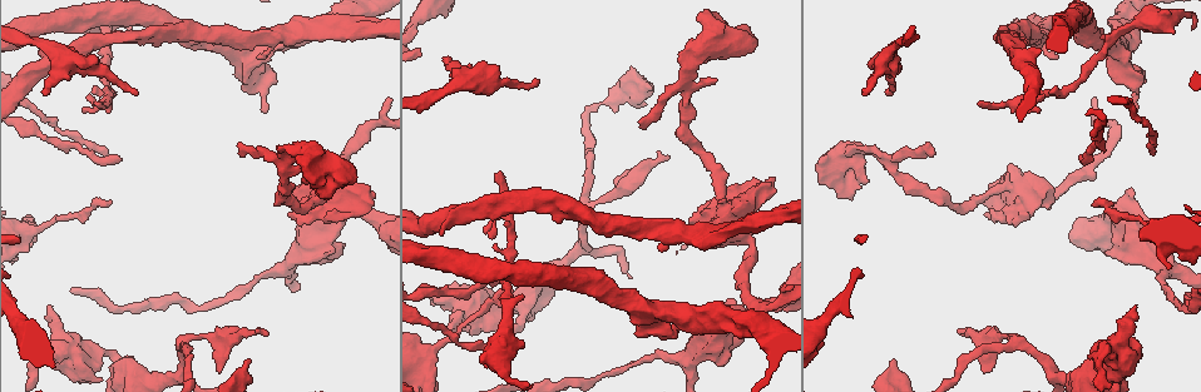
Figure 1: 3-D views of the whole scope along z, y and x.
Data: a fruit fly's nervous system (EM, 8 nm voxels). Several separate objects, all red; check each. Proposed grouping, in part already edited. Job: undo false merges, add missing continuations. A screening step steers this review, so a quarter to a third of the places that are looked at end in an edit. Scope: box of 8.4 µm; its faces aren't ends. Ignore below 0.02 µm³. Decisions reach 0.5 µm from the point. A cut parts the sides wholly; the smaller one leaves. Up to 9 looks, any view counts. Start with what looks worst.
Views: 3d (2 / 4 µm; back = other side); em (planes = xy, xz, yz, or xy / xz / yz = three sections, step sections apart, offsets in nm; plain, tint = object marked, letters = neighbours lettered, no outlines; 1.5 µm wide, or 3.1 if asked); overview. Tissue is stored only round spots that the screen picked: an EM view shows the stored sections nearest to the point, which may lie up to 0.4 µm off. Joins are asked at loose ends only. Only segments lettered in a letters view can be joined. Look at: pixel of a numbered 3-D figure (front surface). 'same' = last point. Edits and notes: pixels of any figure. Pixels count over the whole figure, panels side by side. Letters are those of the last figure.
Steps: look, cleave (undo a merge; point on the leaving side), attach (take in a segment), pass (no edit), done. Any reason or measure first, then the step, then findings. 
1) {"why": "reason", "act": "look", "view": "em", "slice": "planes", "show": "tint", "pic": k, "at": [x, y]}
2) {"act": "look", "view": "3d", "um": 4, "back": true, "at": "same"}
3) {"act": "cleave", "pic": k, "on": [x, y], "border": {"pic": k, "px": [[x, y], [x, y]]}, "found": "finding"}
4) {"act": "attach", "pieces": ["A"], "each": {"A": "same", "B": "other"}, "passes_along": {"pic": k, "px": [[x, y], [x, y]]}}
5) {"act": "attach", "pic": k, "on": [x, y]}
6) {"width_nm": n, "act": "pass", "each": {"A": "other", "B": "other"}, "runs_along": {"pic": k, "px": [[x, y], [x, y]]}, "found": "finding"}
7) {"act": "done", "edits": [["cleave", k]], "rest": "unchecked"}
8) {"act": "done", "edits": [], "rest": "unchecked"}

{"why": "an open end", "act": "look", "view": "3d", "um": 2, "pic": 1, "at": [1133, 189]}

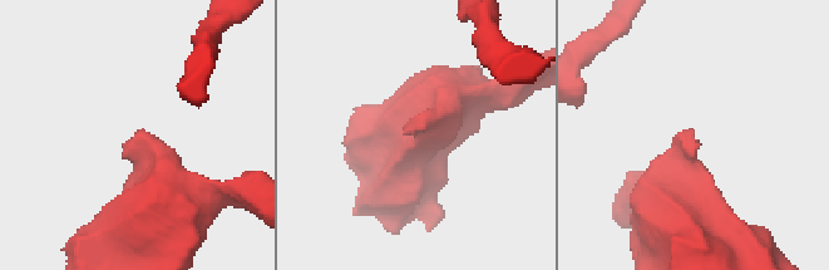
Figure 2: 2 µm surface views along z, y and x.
{"act": "look", "view": "em", "slice": "planes", "show": "tint", "pic": 2, "at": [141, 132]}

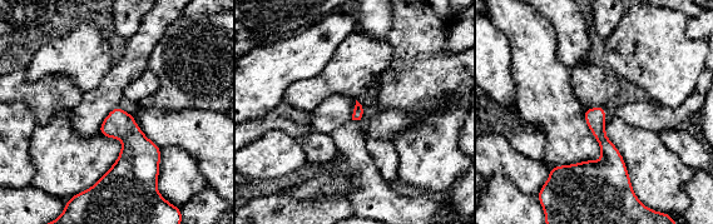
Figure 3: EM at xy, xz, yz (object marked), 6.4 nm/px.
{"act": "look", "view": "em", "slice": "planes", "show": "letters", "at": "same"}

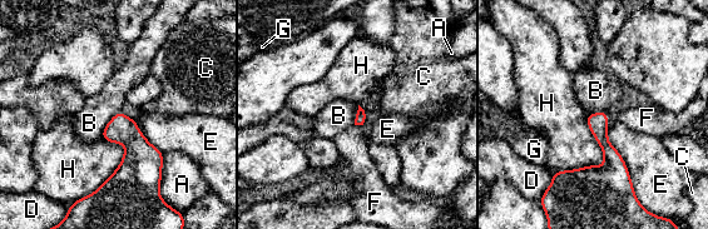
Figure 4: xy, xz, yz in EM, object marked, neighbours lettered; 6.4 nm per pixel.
{"longest_contact_nm": ["E", 480], "act": "attach", "pieces": ["F"], "each": {"A": "other", "B": "other", "C": "other", "D": "other", "E": "other", "F": "same", "G": "other", "H": "other"}, "found": "the cell continues"}

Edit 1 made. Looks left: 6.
{"why": "branch stops here", "act": "look", "view": "em", "slice": "planes", "show": "letters", "pic": 1, "at": [137, 91]}

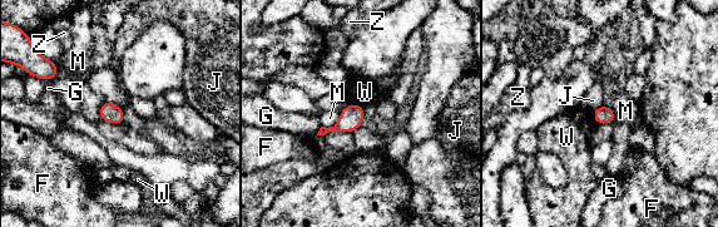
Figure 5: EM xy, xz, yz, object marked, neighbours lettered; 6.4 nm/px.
{"width_nm": 110, "longest_contact_nm": ["M", 170], "act": "pass", "each": {"F": "other", "G": "other", "J": "other", "M": "other", "W": "other", "Z": "other"}, "found": "no lettered segment goes on from it"}

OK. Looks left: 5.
{"why": "see it whole again", "act": "look", "view": "overview"}

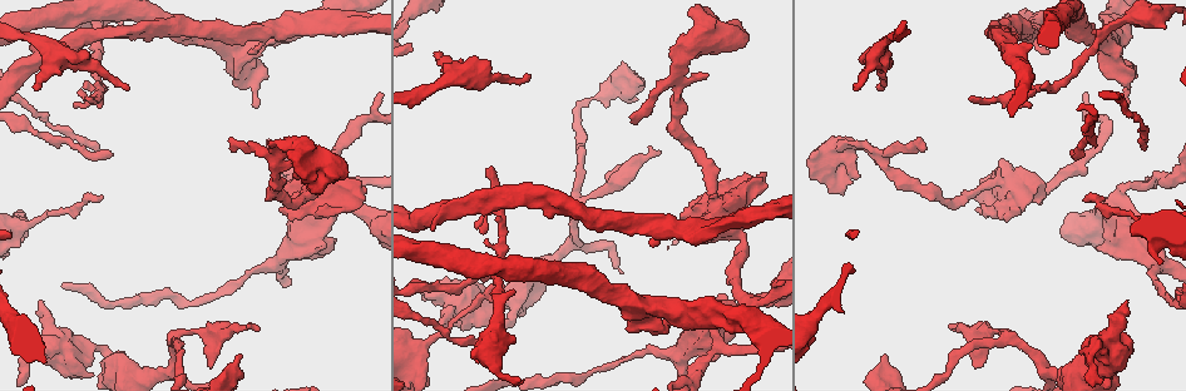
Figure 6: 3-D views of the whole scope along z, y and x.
{"why": "tapers out", "act": "look", "view": "em", "slice": "yz", "step": 4, "show": "letters", "pic": 6, "at": [973, 364]}

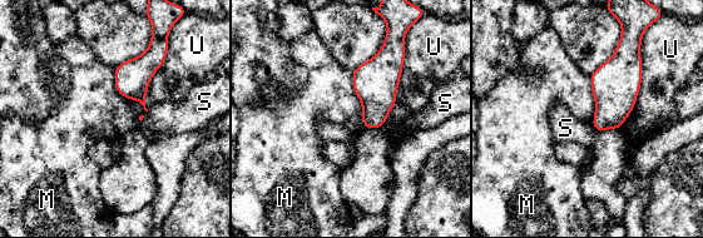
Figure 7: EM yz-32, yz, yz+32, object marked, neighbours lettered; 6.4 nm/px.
{"act": "pass", "each": {"M": "other", "S": "other", "U": "other"}, "border": {"pic": 7, "px": [[640, 46], [642, 83], [618, 129]]}, "found": "no lettered segment goes on from it"}

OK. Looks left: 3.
{"why": "thin end", "act": "look", "view": "3d", "um": 4, "pic": 6, "at": [34, 90]}

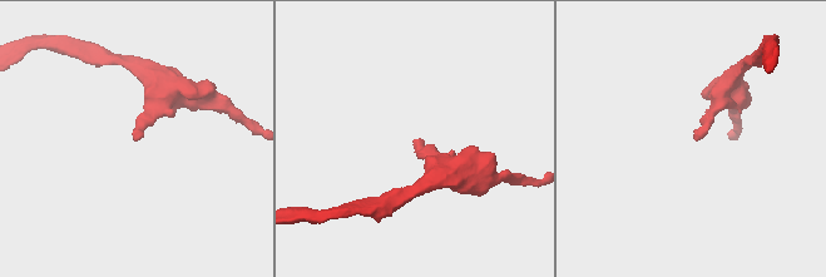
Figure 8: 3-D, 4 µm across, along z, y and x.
{"act": "look", "view": "em", "slice": "planes", "show": "letters", "pic": 8, "at": [414, 140]}

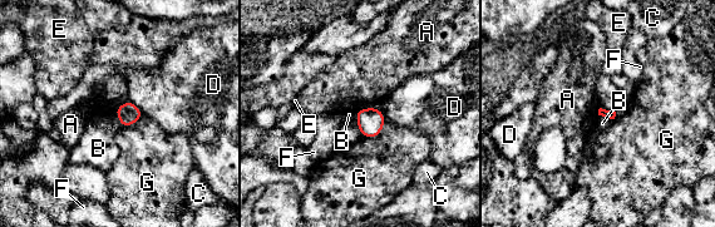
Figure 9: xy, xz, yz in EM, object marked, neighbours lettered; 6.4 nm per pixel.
{"act": "pass", "each": {"A": "other", "B": "other", "C": "other", "D": "other", "E": "other", "F": "other", "G": "other"}, "border": {"pic": 9, "px": [[113, 110], [122, 126]]}, "found": "none of them fits"}

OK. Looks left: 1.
{"act": "done", "edits": [["attach", 4]], "rest": "unchecked"}

